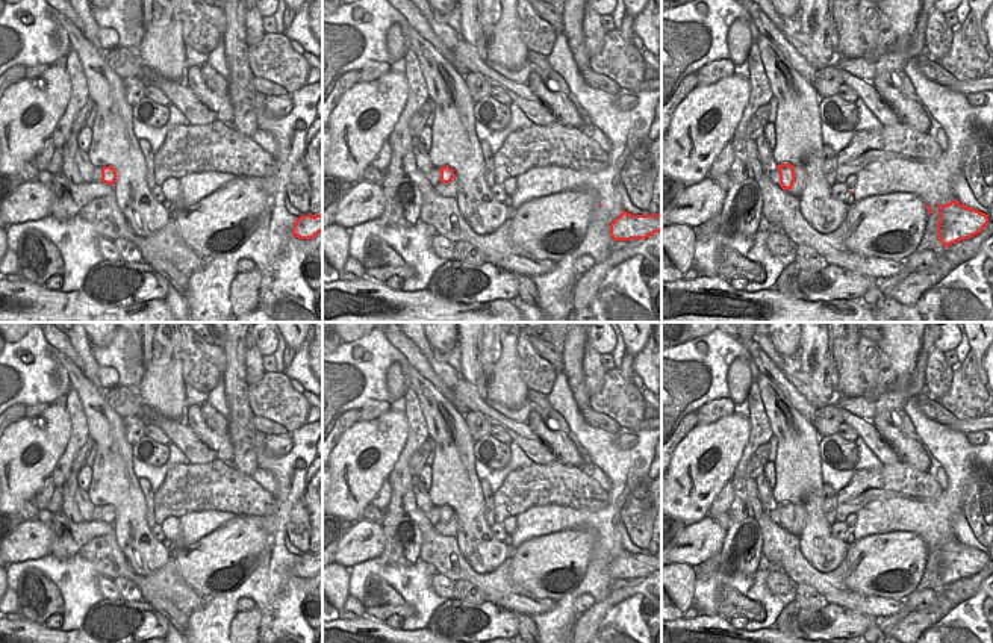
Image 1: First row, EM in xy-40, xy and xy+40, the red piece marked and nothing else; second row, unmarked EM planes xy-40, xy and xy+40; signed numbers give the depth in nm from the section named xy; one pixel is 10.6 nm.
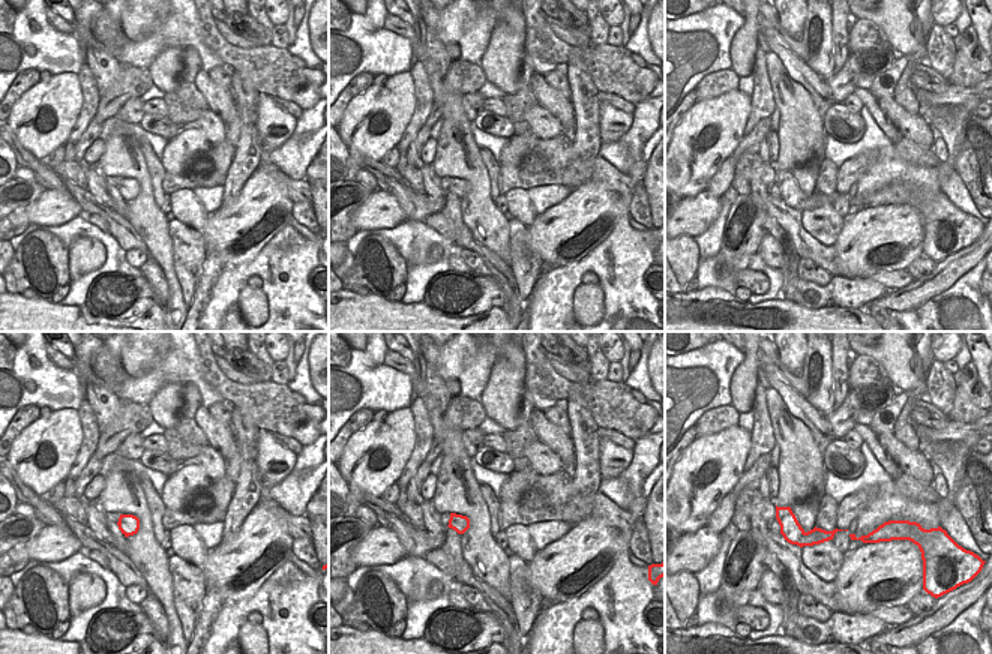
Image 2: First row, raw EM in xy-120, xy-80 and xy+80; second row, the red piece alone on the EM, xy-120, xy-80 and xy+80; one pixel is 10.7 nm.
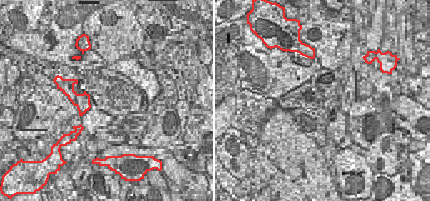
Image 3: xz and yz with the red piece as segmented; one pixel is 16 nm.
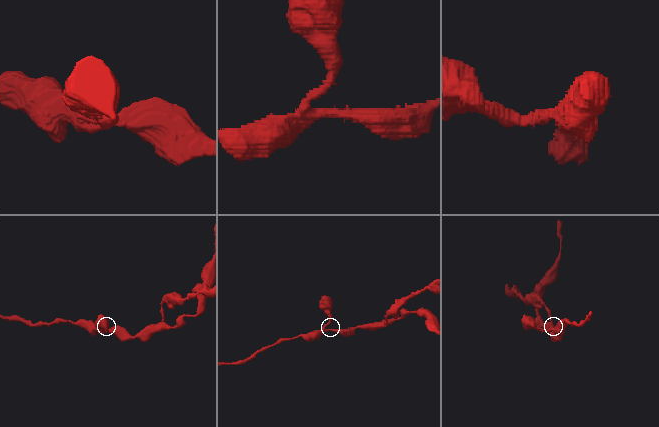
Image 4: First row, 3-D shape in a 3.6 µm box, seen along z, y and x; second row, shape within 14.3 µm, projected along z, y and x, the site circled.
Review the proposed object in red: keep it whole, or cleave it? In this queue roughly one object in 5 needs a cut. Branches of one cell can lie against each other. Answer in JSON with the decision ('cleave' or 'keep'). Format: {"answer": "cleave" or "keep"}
{"answer": "keep"}

